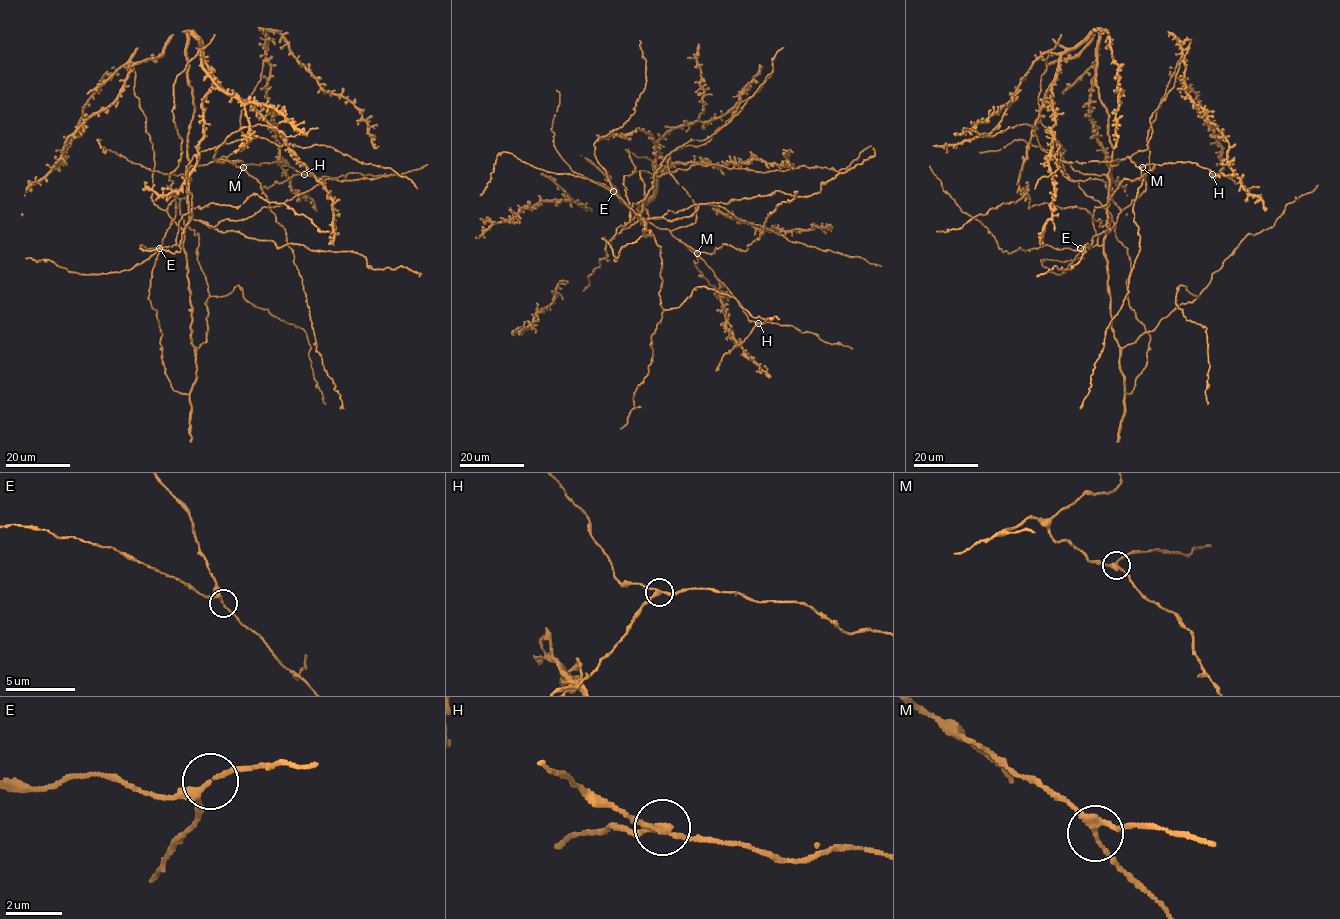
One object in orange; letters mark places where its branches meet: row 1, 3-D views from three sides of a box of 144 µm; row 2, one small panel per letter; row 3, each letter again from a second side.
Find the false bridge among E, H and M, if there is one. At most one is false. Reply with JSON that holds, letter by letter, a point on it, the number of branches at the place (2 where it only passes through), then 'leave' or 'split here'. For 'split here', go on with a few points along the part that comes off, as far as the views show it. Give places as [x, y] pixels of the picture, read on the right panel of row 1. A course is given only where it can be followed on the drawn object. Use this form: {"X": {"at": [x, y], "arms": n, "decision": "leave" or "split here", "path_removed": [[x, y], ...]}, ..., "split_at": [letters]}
{"E": {"at": [1080, 248], "arms": 3, "decision": "leave"}, "H": {"at": [1212, 174], "arms": 3, "decision": "split here", "path_removed": [[1212, 174], [1225, 175], [1247, 188], [1259, 187]]}, "M": {"at": [1142, 167], "arms": 3, "decision": "leave"}, "split_at": ["H"]}

